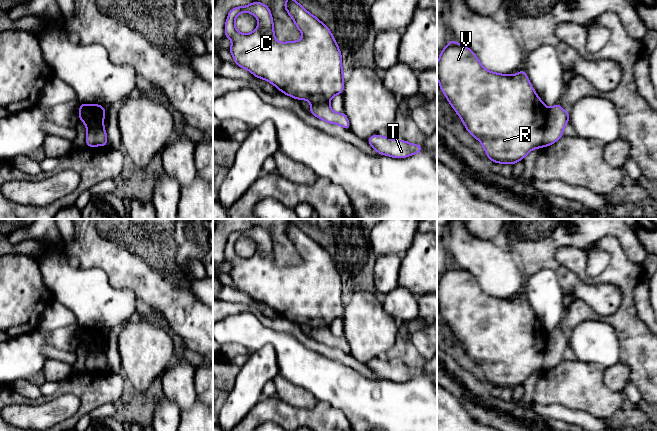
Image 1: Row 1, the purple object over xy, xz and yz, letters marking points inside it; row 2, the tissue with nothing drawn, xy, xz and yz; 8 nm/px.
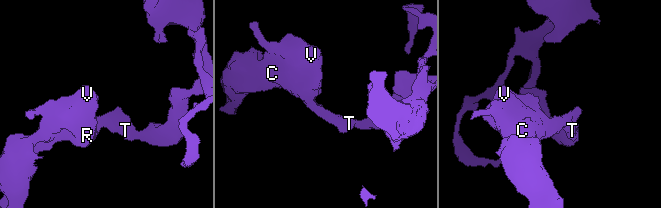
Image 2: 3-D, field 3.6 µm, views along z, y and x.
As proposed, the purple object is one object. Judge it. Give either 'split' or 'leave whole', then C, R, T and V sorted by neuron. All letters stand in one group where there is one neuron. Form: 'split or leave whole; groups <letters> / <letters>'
split; groups C R V / T

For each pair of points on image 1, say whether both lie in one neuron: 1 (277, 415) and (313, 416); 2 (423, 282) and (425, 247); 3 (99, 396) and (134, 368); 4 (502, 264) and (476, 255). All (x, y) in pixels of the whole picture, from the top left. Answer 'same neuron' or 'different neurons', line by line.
1: same neuron
2: same neuron
3: different neurons
4: same neuron

